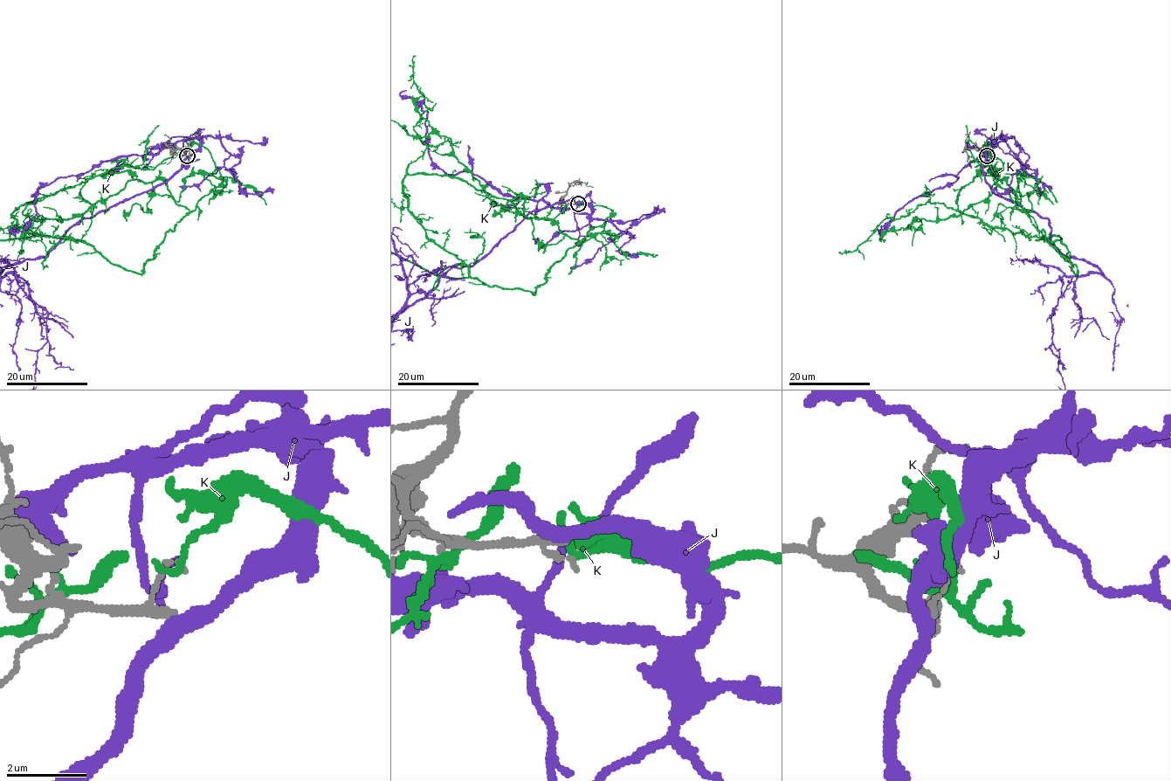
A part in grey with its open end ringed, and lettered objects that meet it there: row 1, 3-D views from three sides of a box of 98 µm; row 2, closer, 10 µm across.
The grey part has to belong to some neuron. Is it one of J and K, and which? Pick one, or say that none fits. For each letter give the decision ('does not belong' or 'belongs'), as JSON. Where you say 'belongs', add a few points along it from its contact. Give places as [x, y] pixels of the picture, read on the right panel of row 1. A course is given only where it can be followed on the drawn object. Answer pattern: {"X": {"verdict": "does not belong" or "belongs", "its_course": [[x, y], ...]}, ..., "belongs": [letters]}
{"J": {"verdict": "does not belong"}, "K": {"verdict": "does not belong"}, "belongs": []}

